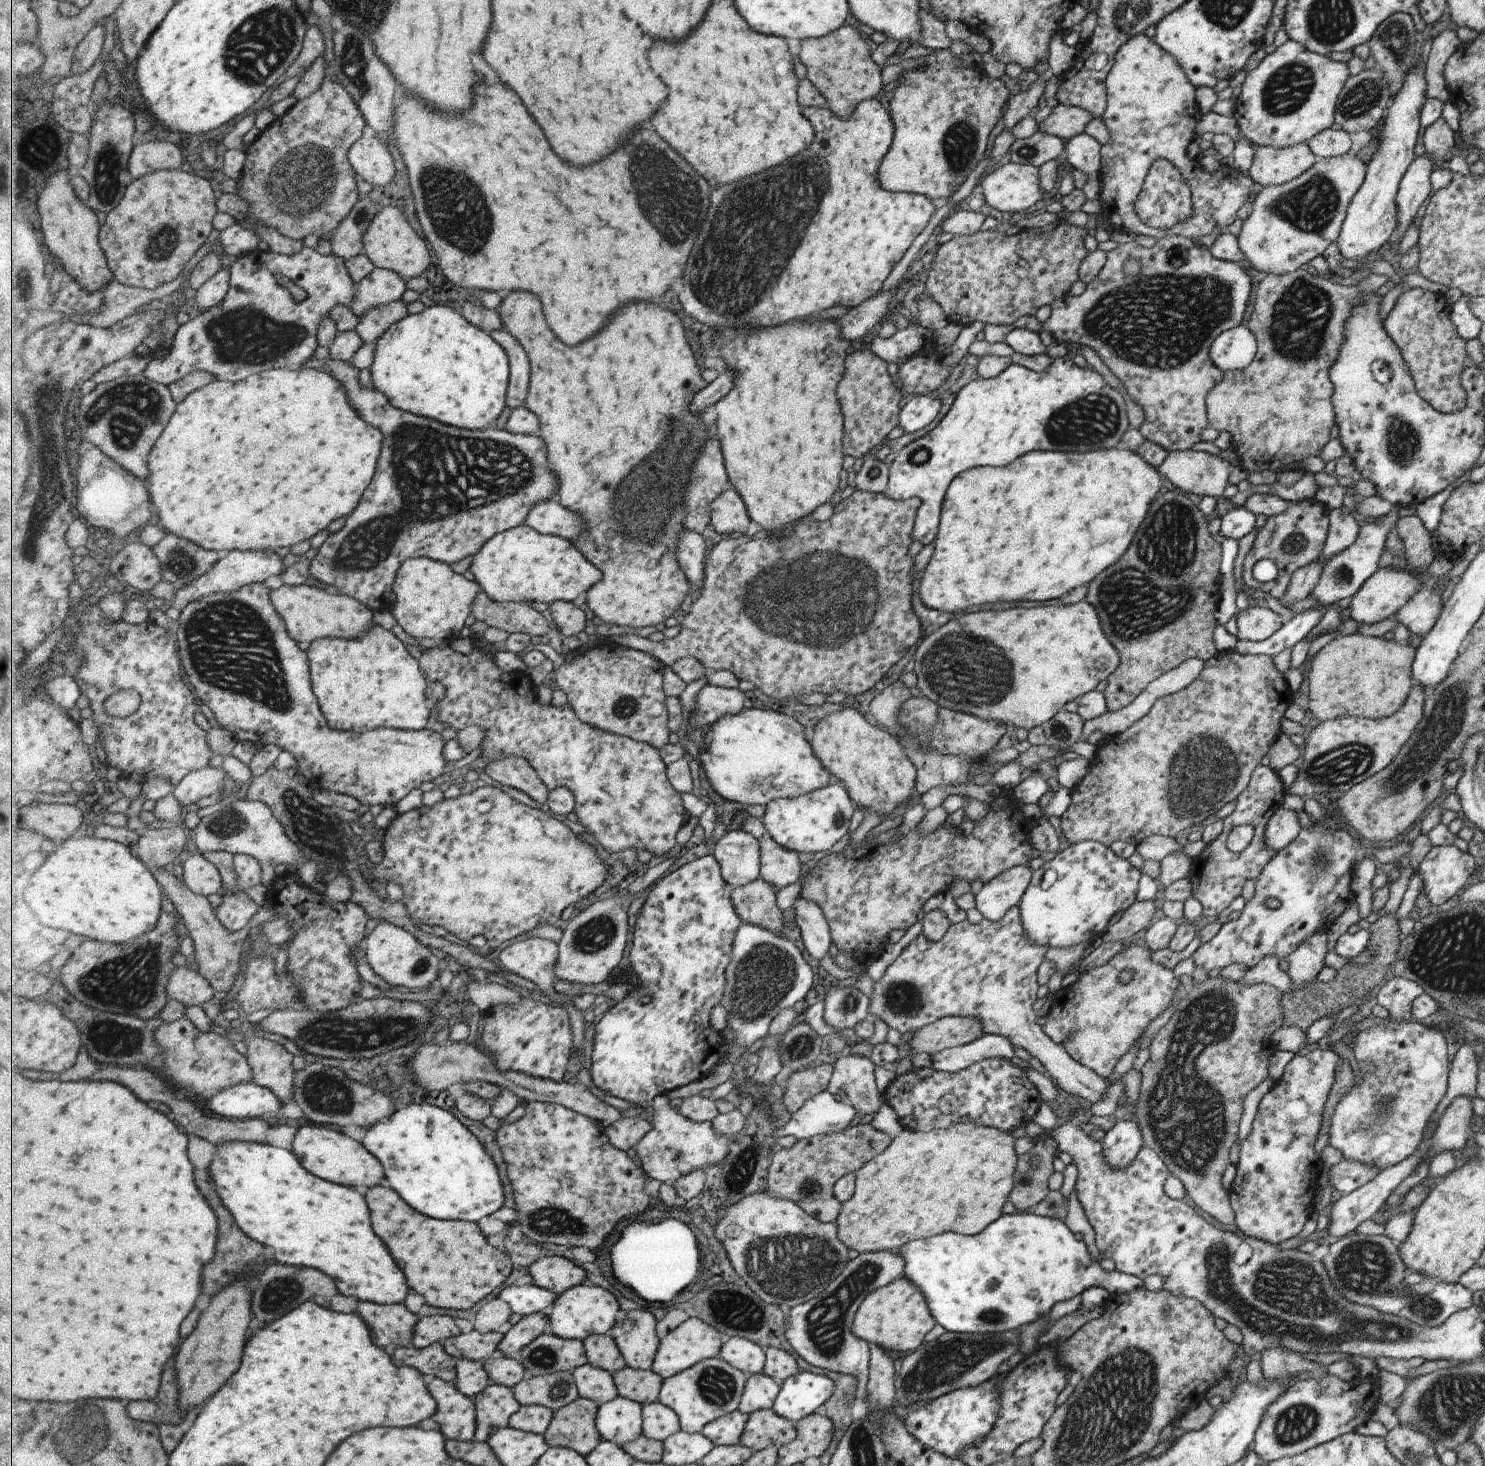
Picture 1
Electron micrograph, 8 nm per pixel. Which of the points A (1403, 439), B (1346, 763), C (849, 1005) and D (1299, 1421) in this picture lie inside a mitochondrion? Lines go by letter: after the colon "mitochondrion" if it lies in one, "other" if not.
A: mitochondrion
B: mitochondrion
C: mitochondrion
D: mitochondrion

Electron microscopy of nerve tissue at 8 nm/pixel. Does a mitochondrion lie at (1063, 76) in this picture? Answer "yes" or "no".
no

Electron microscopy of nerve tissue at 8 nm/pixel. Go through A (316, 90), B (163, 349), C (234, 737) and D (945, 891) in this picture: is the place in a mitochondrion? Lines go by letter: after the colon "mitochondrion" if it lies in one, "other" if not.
A: other
B: other
C: other
D: other

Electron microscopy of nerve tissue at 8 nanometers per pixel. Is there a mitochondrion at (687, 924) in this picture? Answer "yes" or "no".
no

